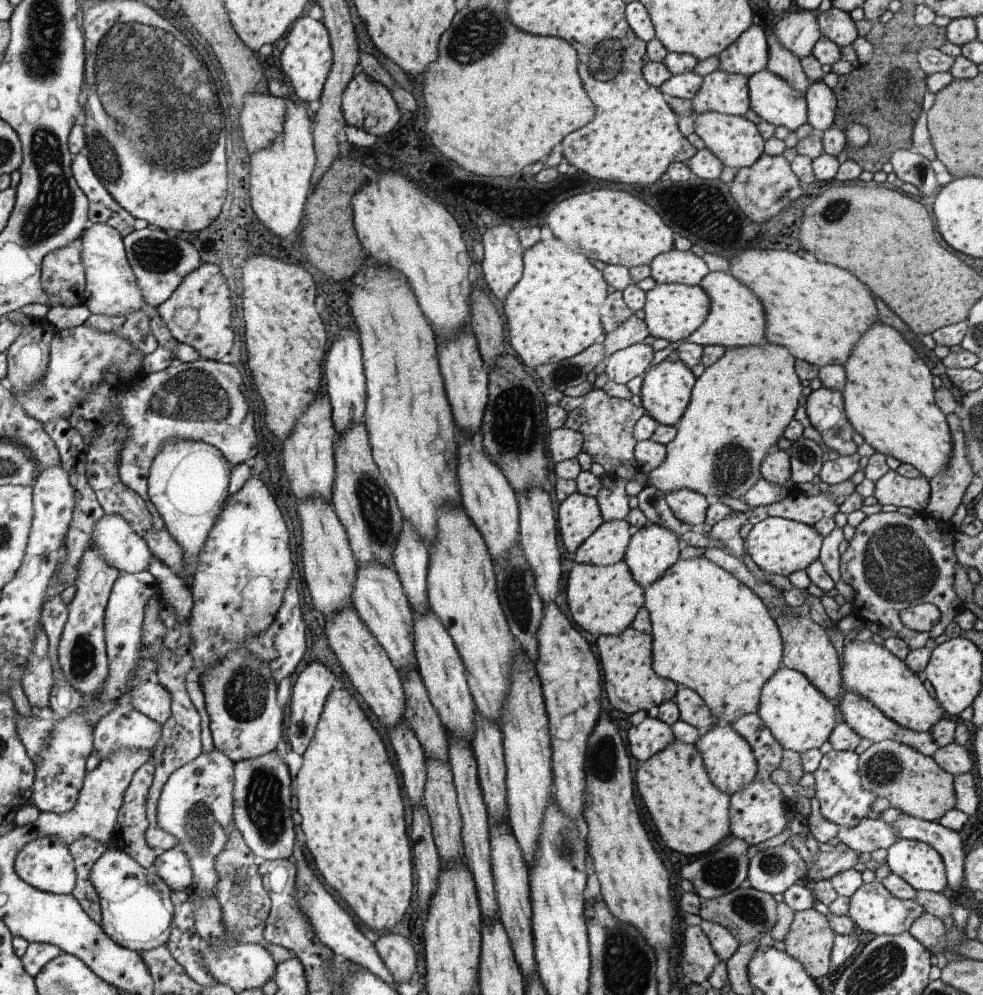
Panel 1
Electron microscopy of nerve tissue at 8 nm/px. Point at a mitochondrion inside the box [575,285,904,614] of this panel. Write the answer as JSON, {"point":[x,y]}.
{"point":[731,469]}

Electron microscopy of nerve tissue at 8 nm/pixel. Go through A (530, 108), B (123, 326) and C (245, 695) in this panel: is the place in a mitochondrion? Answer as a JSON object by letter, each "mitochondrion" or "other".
{"A":"other","B":"other","C":"mitochondrion"}

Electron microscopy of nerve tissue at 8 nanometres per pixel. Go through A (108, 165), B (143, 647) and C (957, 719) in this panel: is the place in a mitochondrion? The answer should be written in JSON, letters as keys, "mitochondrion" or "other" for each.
{"A":"mitochondrion","B":"other","C":"other"}

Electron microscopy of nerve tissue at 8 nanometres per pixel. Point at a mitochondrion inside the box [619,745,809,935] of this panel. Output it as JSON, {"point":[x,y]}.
{"point":[721,869]}

